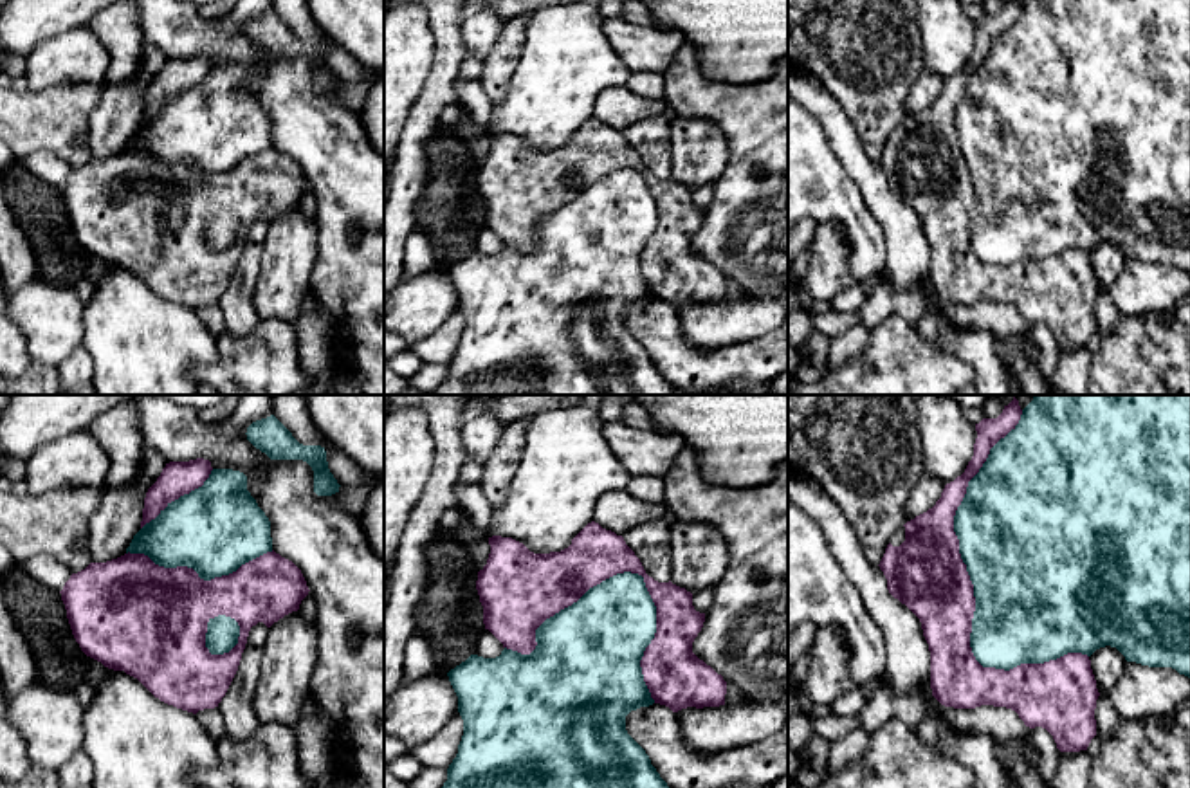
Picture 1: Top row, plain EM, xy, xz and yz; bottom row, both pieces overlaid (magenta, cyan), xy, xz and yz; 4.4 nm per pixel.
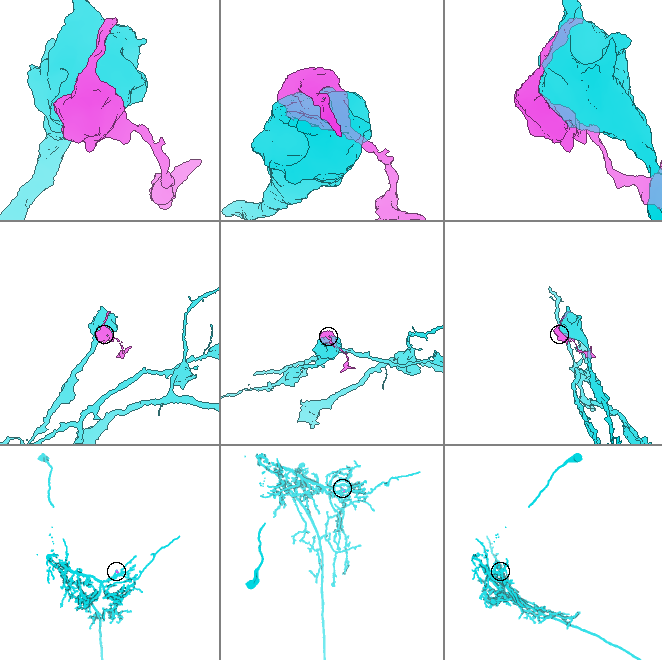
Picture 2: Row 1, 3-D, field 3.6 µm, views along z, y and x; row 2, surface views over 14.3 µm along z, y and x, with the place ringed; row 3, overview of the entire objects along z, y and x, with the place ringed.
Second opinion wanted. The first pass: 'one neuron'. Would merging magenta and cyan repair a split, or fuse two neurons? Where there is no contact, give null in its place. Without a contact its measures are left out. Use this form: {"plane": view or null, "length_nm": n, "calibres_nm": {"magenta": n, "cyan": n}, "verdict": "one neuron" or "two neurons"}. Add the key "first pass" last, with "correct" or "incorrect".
{"plane": "yz", "length_nm": 1150, "calibres_nm": {"magenta": 340, "cyan": 480}, "verdict": "two neurons", "first pass": "incorrect"}

